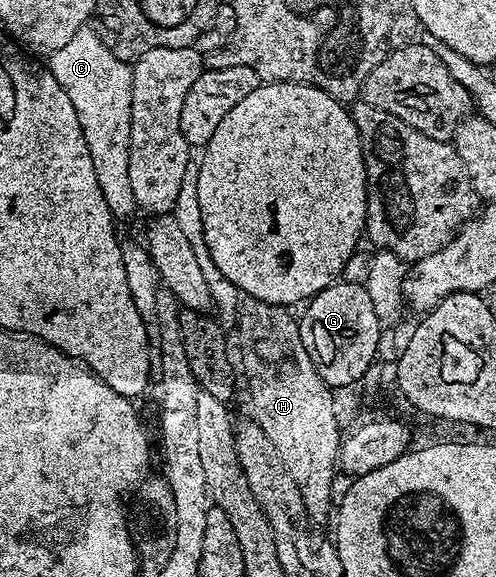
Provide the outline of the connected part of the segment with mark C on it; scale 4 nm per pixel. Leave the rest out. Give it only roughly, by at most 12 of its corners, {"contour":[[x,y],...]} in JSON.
{"contour":[[93,27],[48,54],[117,219],[128,174],[134,66]]}

